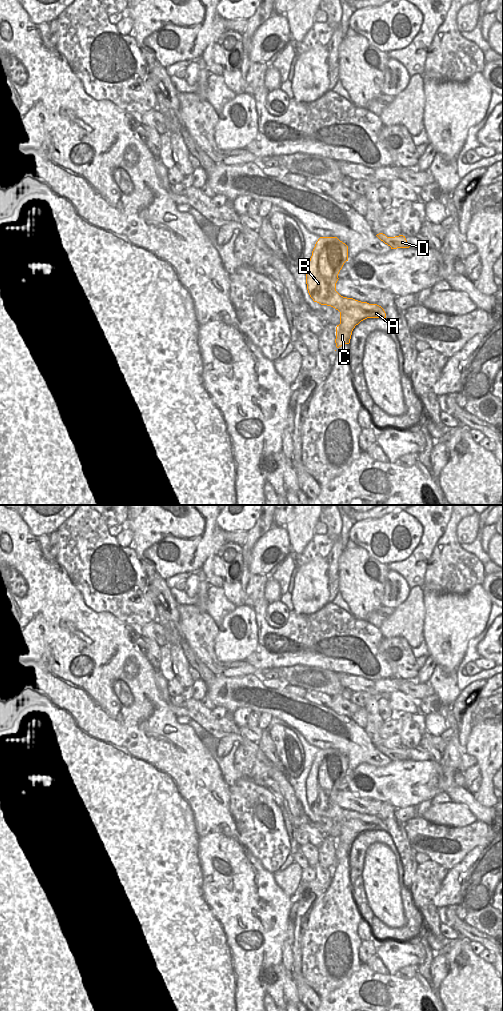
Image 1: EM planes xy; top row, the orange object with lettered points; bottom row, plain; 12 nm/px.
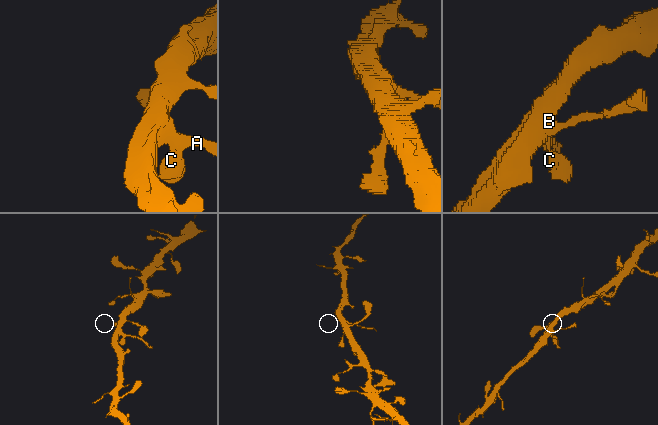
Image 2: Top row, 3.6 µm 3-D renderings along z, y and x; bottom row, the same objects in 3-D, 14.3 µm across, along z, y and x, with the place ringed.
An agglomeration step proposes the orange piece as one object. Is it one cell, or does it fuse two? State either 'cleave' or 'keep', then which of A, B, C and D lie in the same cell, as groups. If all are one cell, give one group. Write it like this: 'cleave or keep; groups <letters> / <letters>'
keep; groups A B C D

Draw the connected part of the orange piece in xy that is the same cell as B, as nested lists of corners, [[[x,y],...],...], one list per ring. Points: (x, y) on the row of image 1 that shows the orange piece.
[[[320,237],[306,269],[307,290],[313,301],[331,306],[340,312],[340,324],[336,327],[337,348],[350,343],[352,331],[361,321],[367,318],[386,318],[386,313],[381,306],[343,297],[336,291],[338,274],[346,261],[348,261],[348,246],[345,243],[337,237]]]

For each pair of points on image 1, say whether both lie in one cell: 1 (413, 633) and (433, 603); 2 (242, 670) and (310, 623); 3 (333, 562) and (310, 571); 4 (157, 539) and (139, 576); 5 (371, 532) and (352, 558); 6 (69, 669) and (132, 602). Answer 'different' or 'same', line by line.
1: different
2: different
3: different
4: different
5: different
6: different

